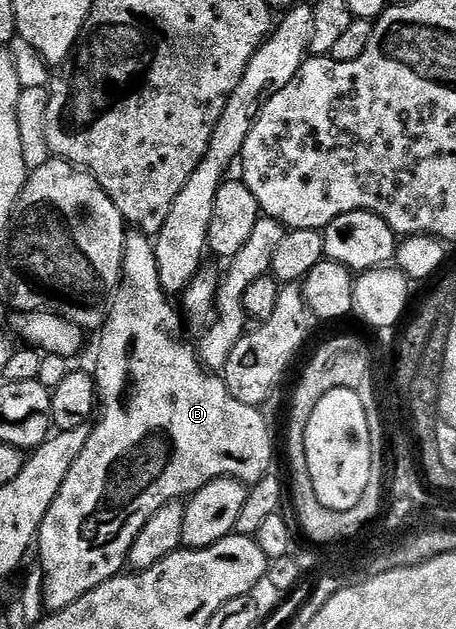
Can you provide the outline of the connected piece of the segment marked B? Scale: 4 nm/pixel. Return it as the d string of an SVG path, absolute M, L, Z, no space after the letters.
M135 229L129 230L124 236L120 288L114 297L114 305L110 309L103 327L98 332L100 352L96 355L94 378L96 390L102 400L102 414L95 420L90 437L86 441L86 449L82 449L82 453L78 453L78 461L74 461L74 465L70 465L70 473L66 473L66 481L62 481L62 489L58 493L58 497L54 497L54 505L50 505L50 509L40 526L38 551L40 547L41 568L39 567L39 570L43 572L44 576L43 606L48 607L49 612L65 611L67 607L74 605L74 601L78 601L78 597L98 589L98 585L102 585L121 574L125 570L128 554L138 537L138 533L142 533L146 521L150 521L150 517L154 517L154 513L158 513L158 509L162 509L167 503L190 497L198 489L202 489L215 479L236 479L239 483L251 485L273 470L272 431L268 428L267 421L264 420L263 410L235 399L228 392L228 386L225 385L223 378L219 374L209 371L201 363L199 354L193 348L191 351L182 340L175 339L168 332L168 322L172 319L172 303L173 300L162 289L162 277L158 277L158 257L153 236Z

